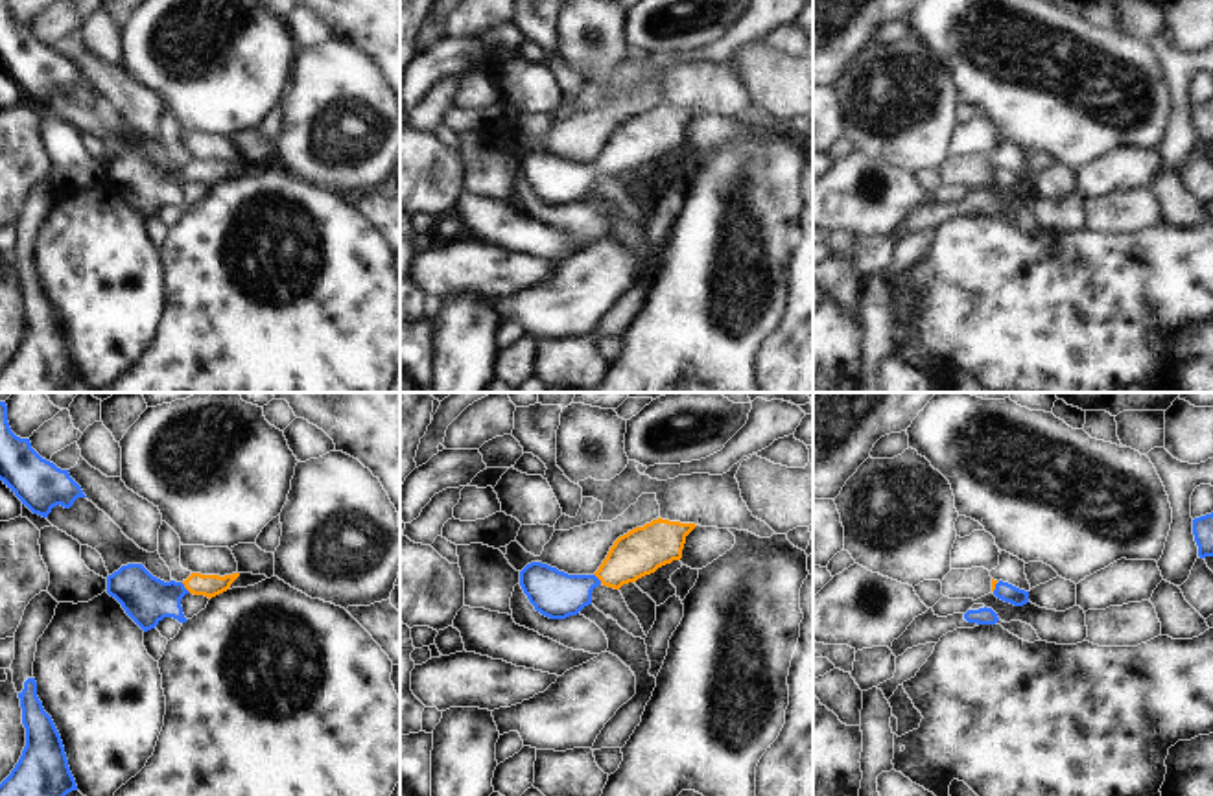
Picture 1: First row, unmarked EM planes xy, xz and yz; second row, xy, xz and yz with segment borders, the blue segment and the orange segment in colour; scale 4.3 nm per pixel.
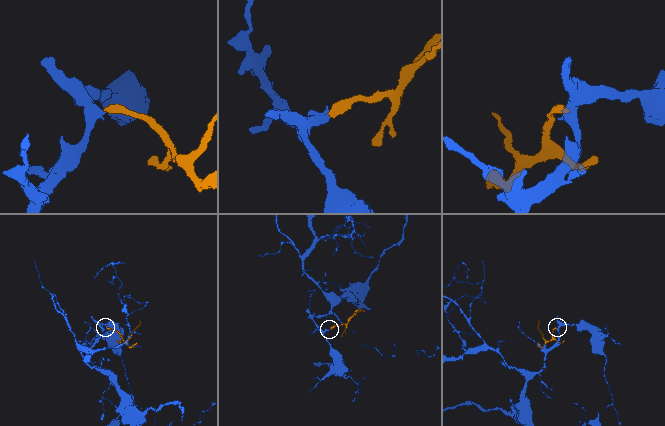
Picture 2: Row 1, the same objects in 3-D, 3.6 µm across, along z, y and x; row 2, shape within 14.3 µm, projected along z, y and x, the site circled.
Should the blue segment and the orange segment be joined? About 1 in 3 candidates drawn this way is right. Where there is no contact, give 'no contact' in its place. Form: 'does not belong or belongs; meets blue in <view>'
belongs; meets blue in xy

